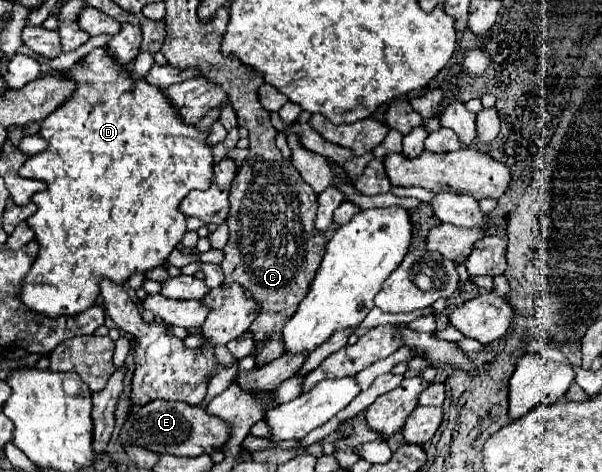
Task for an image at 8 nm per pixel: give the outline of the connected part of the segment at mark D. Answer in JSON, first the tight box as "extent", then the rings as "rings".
{"extent":[19,48,215,318],"rings":[[[95,48],[85,60],[81,60],[77,66],[73,66],[71,70],[67,70],[67,76],[73,78],[77,82],[77,90],[75,94],[63,104],[59,106],[53,114],[49,114],[43,122],[41,122],[41,132],[39,136],[43,136],[49,142],[49,148],[41,154],[31,156],[21,168],[19,168],[19,176],[21,178],[33,178],[33,180],[43,180],[47,184],[45,192],[37,192],[33,194],[33,202],[37,204],[37,212],[35,216],[31,216],[27,220],[27,226],[33,228],[35,232],[35,240],[39,242],[39,254],[29,270],[29,274],[23,278],[21,290],[19,290],[19,298],[21,302],[33,310],[35,314],[43,314],[47,318],[59,318],[59,316],[77,316],[85,310],[89,310],[91,306],[97,304],[99,298],[99,282],[101,280],[111,280],[115,284],[123,284],[131,278],[131,274],[139,272],[139,274],[147,274],[149,270],[161,266],[167,262],[167,256],[175,250],[175,246],[183,240],[183,234],[187,232],[187,218],[179,212],[179,204],[181,200],[191,192],[191,190],[207,190],[211,186],[211,182],[215,180],[213,174],[213,154],[211,154],[211,146],[205,144],[207,132],[199,132],[197,126],[187,126],[177,114],[175,110],[171,110],[171,104],[167,102],[167,98],[163,98],[161,90],[155,86],[147,86],[147,82],[139,80],[133,82],[131,74],[127,72],[125,66],[119,66],[115,62],[115,58],[111,58],[107,54],[105,48]]]}

